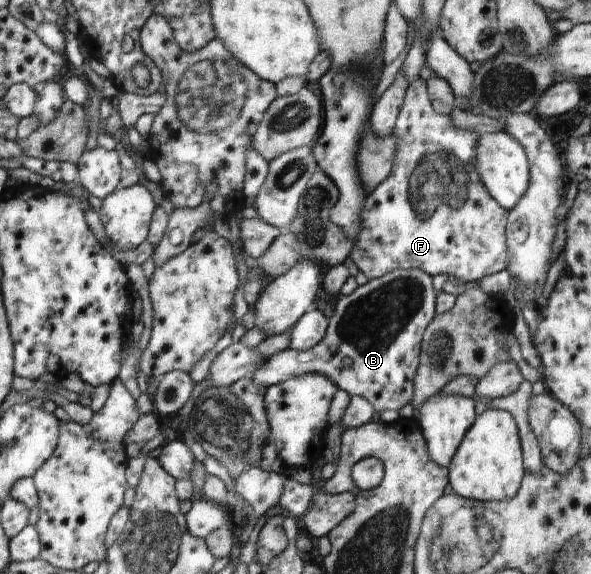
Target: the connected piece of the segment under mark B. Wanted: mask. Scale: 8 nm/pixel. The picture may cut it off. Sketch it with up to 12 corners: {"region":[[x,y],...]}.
{"region":[[399,268],[337,298],[326,338],[272,355],[267,389],[319,373],[378,415],[412,403],[435,317]]}

